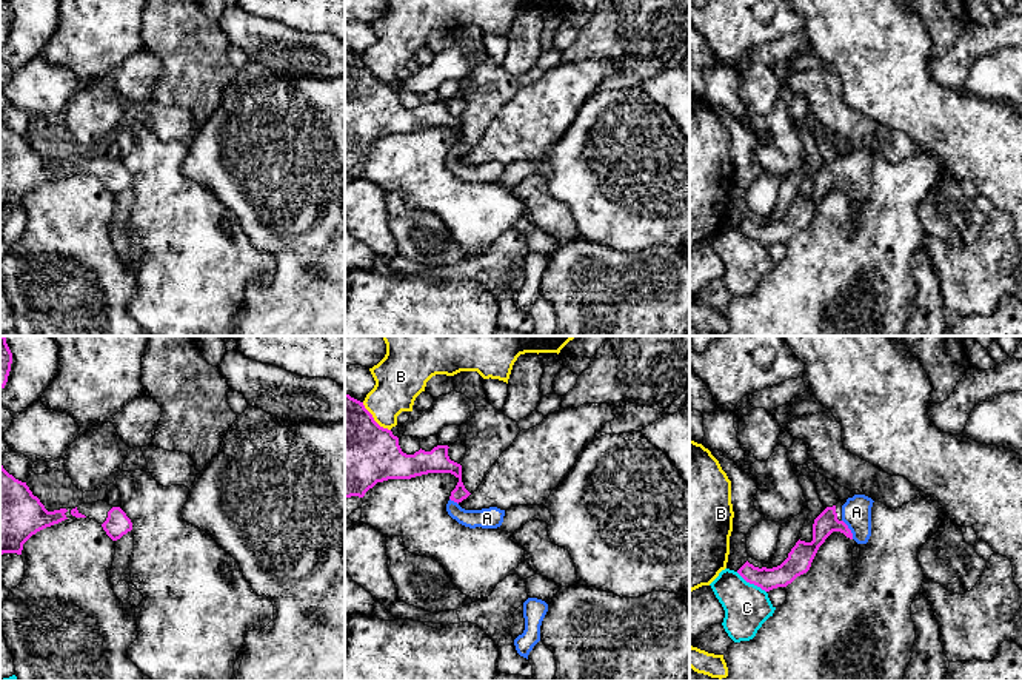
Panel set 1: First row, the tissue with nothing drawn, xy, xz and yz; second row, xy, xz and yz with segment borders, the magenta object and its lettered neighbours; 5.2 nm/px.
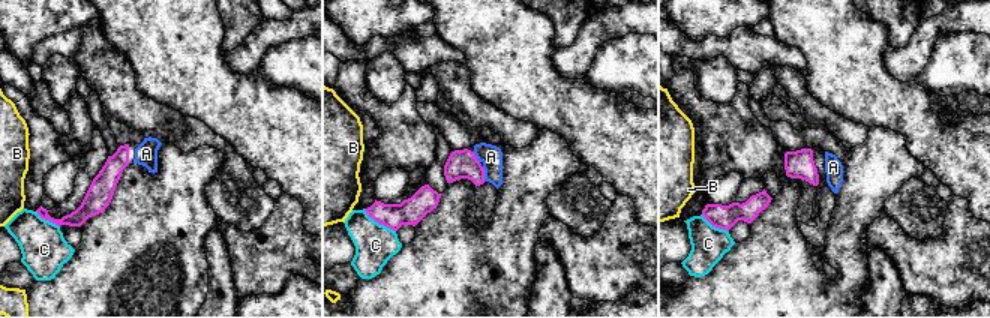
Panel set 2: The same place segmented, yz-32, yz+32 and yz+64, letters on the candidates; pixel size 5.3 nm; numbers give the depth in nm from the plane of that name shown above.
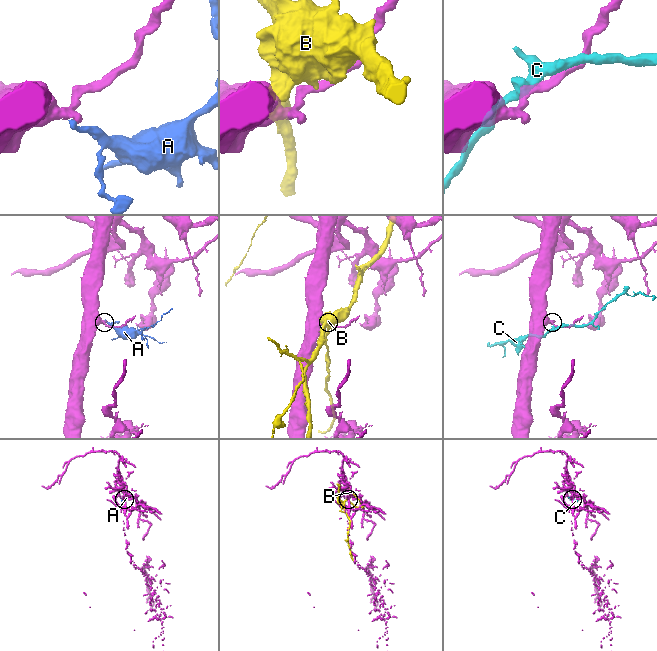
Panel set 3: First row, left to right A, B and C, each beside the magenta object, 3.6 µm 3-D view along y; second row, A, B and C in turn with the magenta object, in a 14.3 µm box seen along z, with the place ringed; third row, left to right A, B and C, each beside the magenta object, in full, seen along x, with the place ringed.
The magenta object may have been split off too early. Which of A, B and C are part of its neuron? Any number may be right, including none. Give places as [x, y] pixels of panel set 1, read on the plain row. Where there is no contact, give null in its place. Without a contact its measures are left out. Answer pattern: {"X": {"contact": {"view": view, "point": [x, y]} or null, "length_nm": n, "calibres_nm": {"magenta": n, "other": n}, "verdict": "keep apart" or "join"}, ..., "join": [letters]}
{"A": {"contact": {"view": "yz", "point": [848, 184]}, "length_nm": 120, "calibres_nm": {"magenta": 120, "other": 160}, "verdict": "join"}, "B": {"contact": {"view": "xz", "point": [373, 74]}, "length_nm": 220, "calibres_nm": {"magenta": 460, "other": 260}, "verdict": "keep apart"}, "C": {"contact": {"view": "yz", "point": [751, 238]}, "length_nm": 190, "calibres_nm": {"magenta": 120, "other": 240}, "verdict": "keep apart"}, "join": ["A"]}

